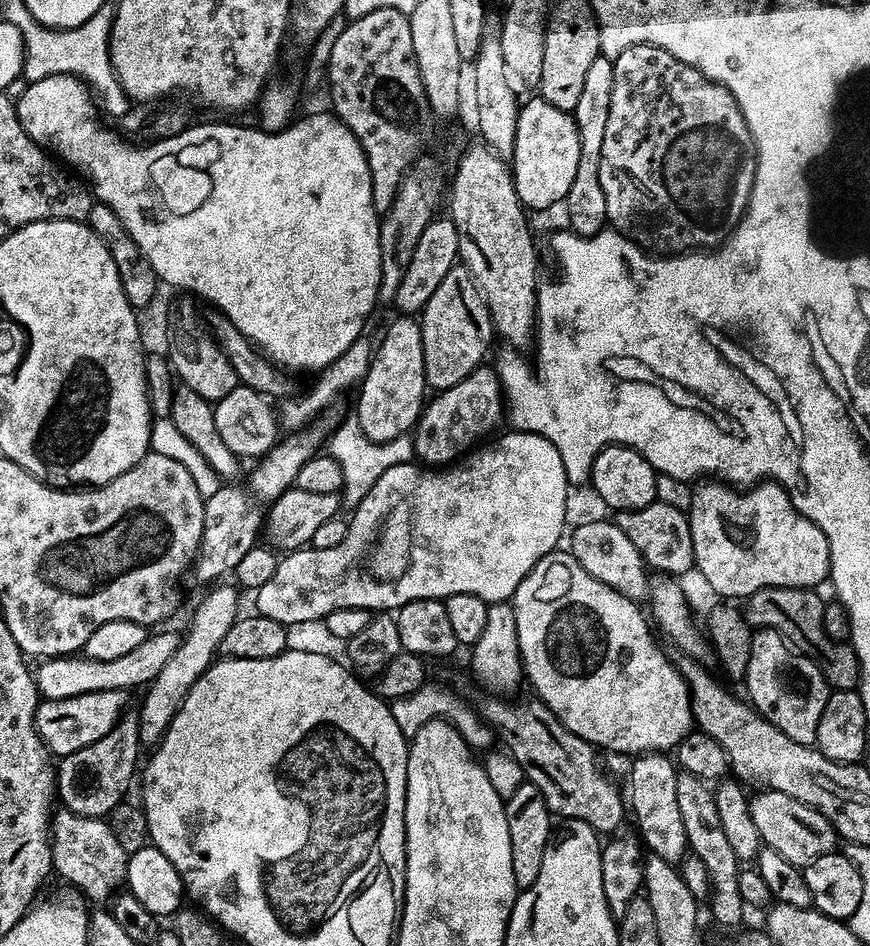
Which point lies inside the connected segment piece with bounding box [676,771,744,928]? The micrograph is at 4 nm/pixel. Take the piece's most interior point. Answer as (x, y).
(706, 839)

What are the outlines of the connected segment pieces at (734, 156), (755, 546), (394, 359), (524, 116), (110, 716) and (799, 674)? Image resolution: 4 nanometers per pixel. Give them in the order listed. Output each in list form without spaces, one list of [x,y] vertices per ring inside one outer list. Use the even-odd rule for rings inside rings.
[[[649,44],[630,46],[622,50],[612,60],[614,66],[614,90],[610,90],[610,118],[606,118],[606,138],[602,138],[602,162],[600,181],[602,194],[606,194],[607,223],[628,240],[635,240],[645,252],[661,256],[674,256],[697,250],[711,250],[724,243],[736,228],[744,211],[748,209],[748,199],[756,172],[756,147],[752,145],[752,135],[746,126],[746,118],[730,90],[710,78],[706,78],[694,66],[674,58],[666,50]]]
[[[700,482],[695,485],[696,493],[692,496],[692,505],[687,505],[686,515],[690,526],[690,542],[693,543],[694,558],[696,559],[694,568],[700,576],[720,595],[720,598],[732,598],[728,596],[741,596],[747,598],[753,596],[758,590],[763,588],[810,588],[819,589],[820,583],[827,581],[830,576],[830,546],[826,542],[826,536],[814,522],[807,520],[790,502],[783,487],[775,482],[761,482],[755,486],[745,487],[737,490],[723,482]]]
[[[400,314],[388,324],[372,365],[360,384],[360,397],[356,400],[354,419],[362,426],[362,434],[370,442],[385,444],[399,436],[408,436],[426,405],[426,385],[423,372],[422,330],[415,315]]]
[[[538,94],[533,95],[533,100],[520,104],[510,171],[516,193],[525,209],[552,208],[567,197],[570,182],[574,182],[574,174],[578,170],[579,153],[578,126],[573,113],[550,106],[550,102]]]
[[[98,690],[61,700],[41,699],[36,705],[36,729],[53,757],[69,756],[74,750],[82,750],[82,746],[90,746],[90,742],[98,742],[102,734],[110,734],[125,711],[124,699],[125,693],[118,690]]]
[[[761,628],[753,631],[750,642],[750,662],[746,662],[746,674],[742,681],[748,687],[747,699],[753,708],[778,726],[786,738],[794,738],[799,744],[815,745],[818,722],[830,695],[828,679],[818,670],[816,663],[791,647],[780,633]]]

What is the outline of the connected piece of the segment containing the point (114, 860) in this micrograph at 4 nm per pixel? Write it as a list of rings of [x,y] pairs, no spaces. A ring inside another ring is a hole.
[[[60,810],[53,815],[50,835],[53,873],[77,884],[81,888],[77,889],[89,901],[107,901],[125,883],[130,854],[122,850],[118,838],[114,838],[114,830],[110,830],[107,819]]]

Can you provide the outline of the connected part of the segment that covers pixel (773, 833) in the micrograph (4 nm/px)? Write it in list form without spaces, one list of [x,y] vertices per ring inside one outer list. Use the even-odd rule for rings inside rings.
[[[760,790],[755,795],[748,802],[750,818],[754,818],[754,826],[758,826],[761,841],[767,847],[778,850],[778,854],[782,854],[786,862],[803,870],[816,858],[837,851],[838,837],[834,826],[830,826],[830,822],[822,818],[818,810],[798,802],[798,798],[790,798],[790,794]]]

